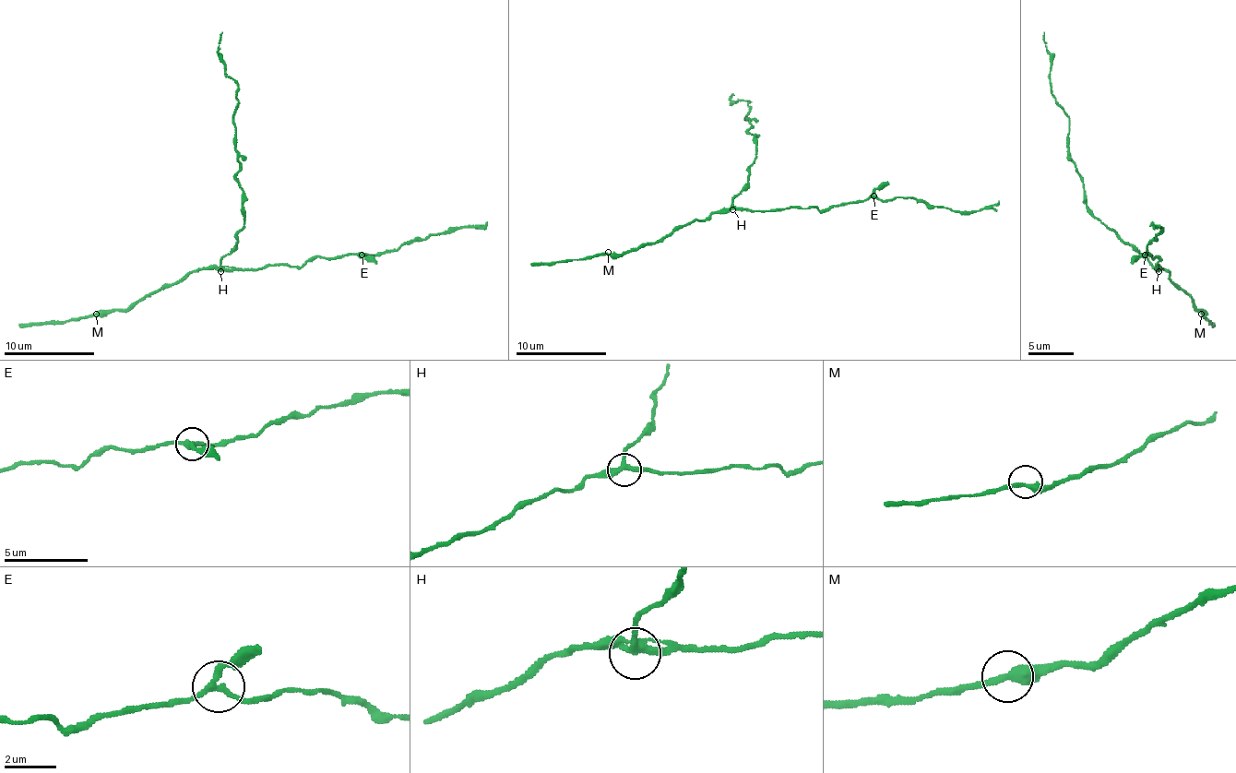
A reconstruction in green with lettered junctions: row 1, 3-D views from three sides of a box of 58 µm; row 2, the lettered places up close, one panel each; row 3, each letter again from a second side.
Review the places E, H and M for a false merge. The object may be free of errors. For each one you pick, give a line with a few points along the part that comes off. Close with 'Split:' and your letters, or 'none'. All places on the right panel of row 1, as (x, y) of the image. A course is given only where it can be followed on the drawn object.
E: Course of the part to remove: (1145, 255), (1149, 255), (1149, 243), (1160, 232), (1151, 220)
Split: E

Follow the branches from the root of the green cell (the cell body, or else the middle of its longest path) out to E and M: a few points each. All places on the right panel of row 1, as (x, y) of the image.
E: (1154, 267), (1160, 268), (1156, 267), (1158, 257), (1145, 255)
M: (1154, 267), (1170, 273), (1170, 278), (1204, 312), (1201, 314)

